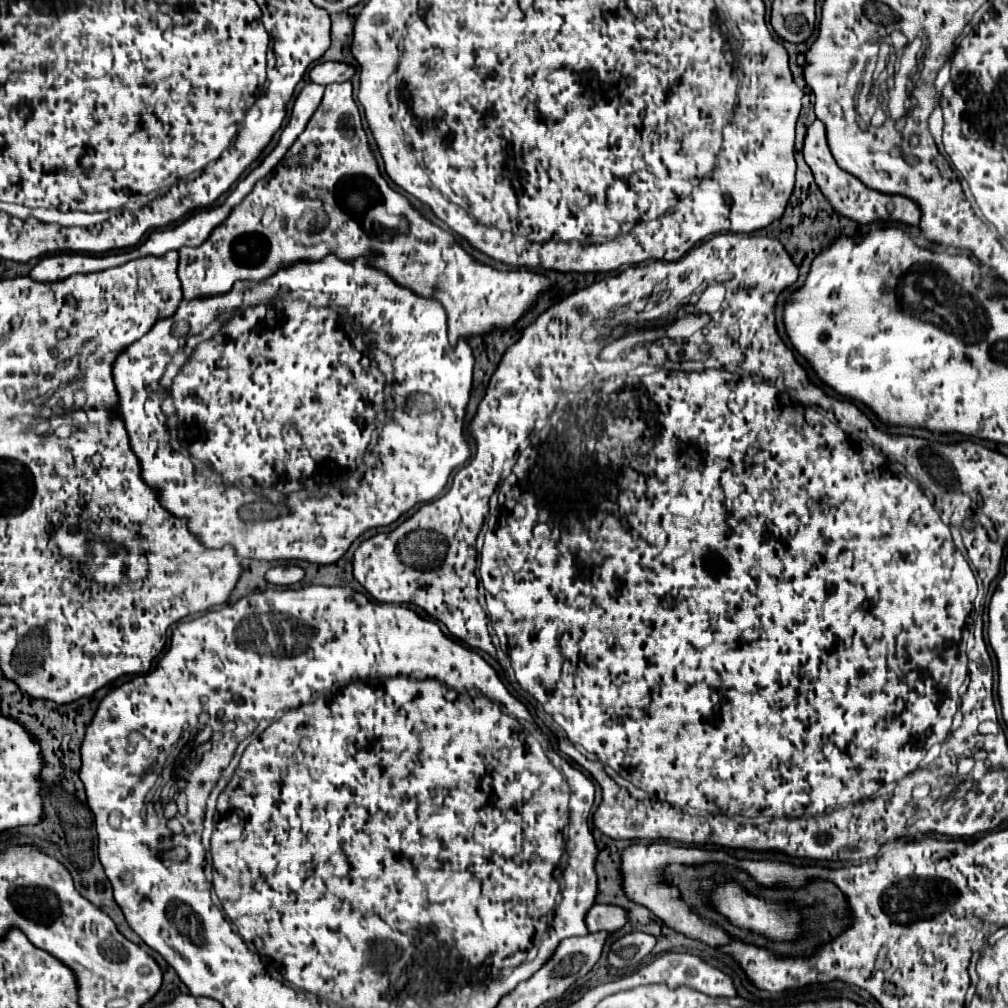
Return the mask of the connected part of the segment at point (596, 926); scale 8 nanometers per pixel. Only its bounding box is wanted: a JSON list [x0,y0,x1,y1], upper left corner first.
[586,904,626,932]

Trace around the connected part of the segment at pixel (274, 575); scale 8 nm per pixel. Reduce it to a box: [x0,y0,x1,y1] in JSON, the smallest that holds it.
[266,566,304,586]

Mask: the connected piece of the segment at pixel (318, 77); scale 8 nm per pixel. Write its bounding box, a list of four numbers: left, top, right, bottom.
[310,62,354,86]

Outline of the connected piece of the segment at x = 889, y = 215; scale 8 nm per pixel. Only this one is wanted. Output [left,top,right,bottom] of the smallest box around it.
[802,120,920,226]

